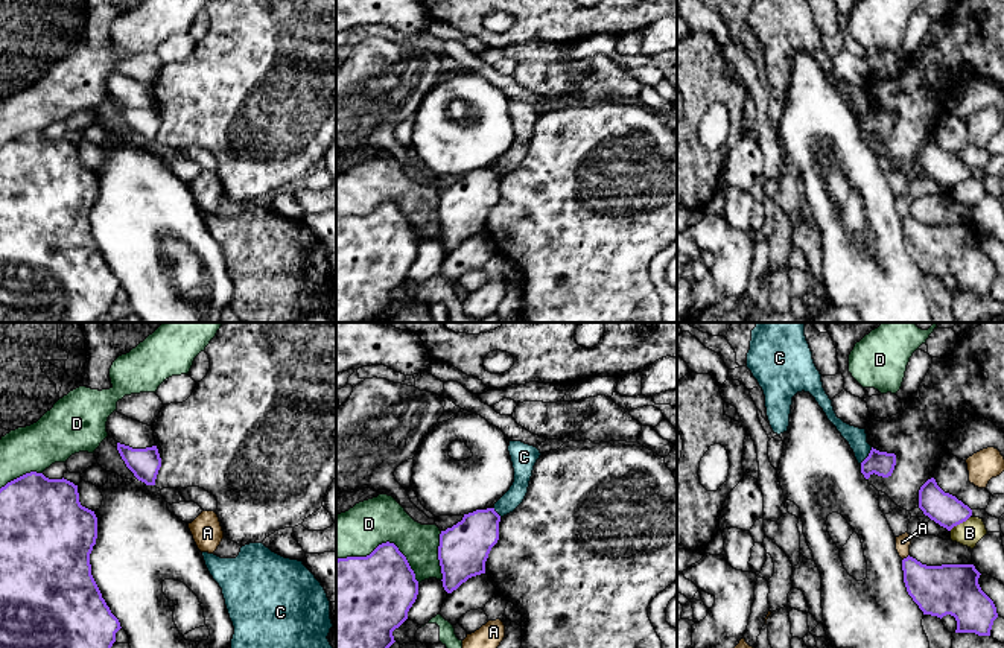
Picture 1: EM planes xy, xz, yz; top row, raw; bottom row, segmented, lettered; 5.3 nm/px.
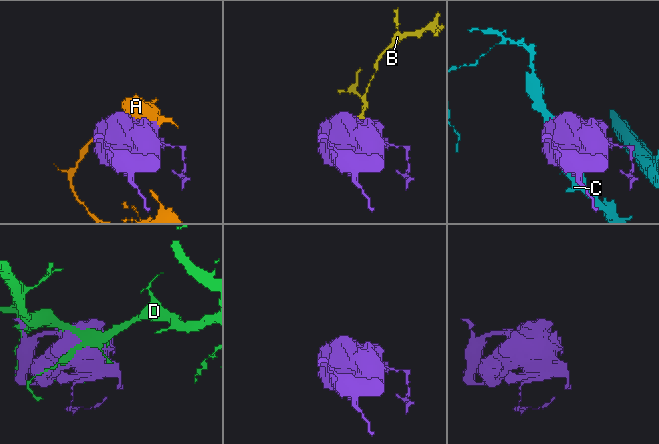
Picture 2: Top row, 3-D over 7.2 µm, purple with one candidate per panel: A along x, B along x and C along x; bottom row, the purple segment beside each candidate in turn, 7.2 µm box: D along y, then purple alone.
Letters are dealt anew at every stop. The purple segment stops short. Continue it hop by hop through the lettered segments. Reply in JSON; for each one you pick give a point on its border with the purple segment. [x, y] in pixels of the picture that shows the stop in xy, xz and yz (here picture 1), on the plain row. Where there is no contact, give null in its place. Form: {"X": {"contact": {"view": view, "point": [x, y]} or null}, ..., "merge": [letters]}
{"merge": []}

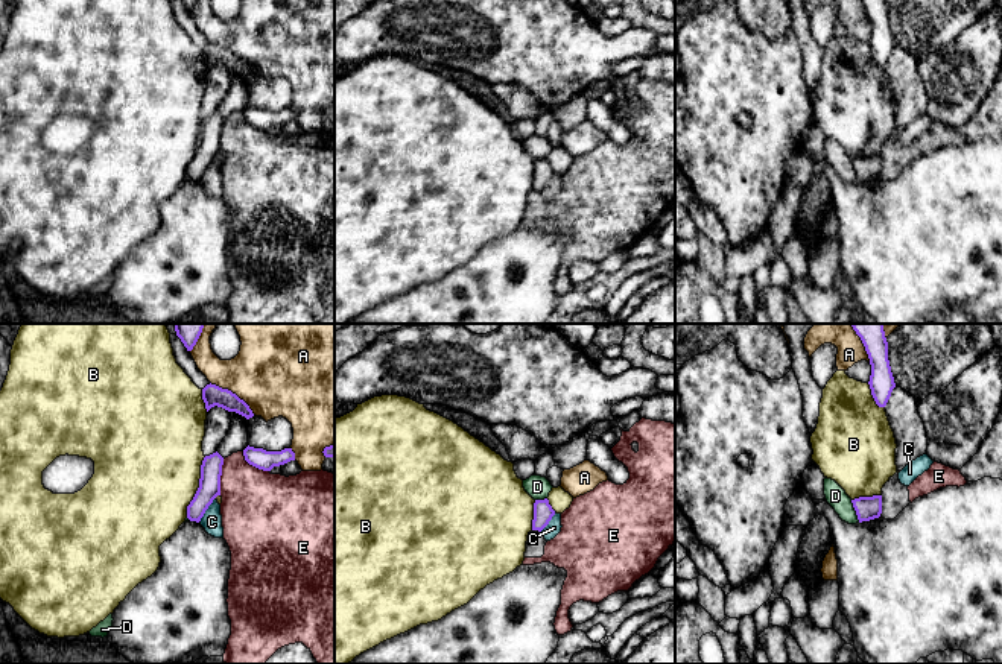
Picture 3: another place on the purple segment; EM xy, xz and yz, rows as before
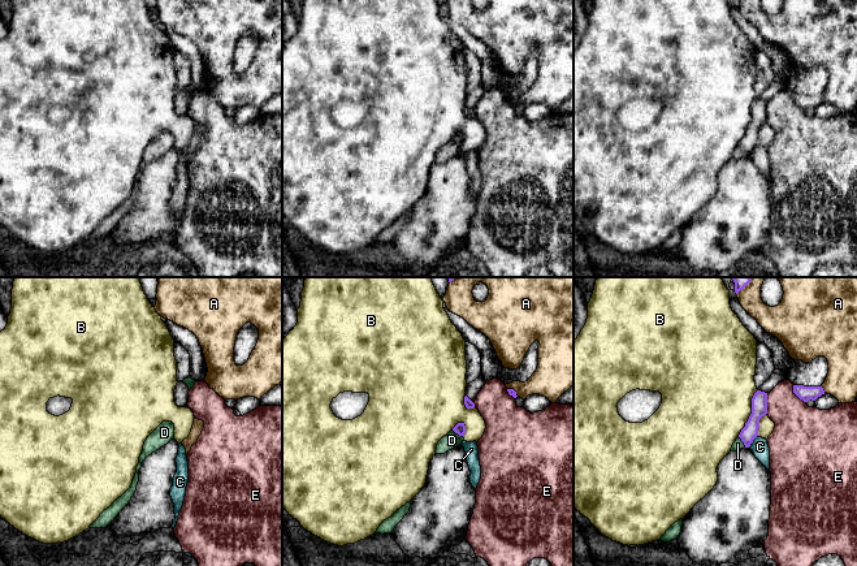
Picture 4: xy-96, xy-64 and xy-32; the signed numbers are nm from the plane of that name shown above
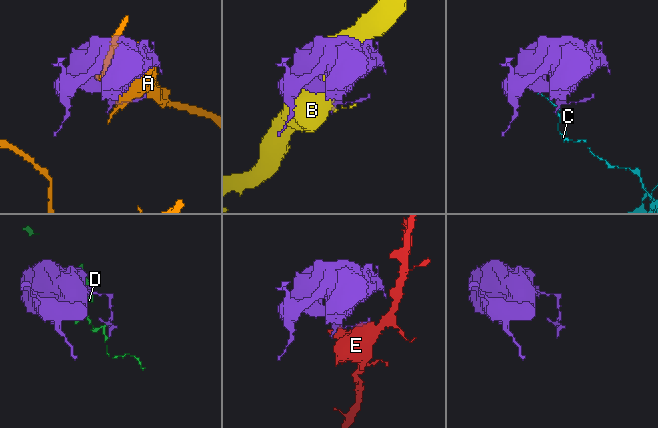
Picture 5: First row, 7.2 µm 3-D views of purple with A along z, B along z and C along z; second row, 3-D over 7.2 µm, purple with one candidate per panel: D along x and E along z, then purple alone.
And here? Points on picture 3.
{"merge": []}

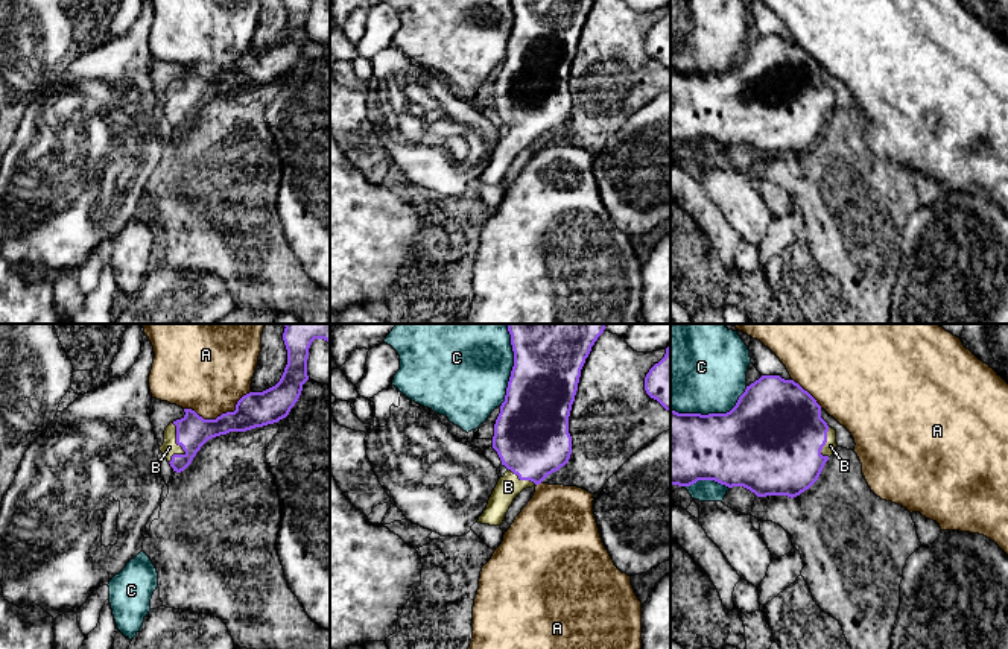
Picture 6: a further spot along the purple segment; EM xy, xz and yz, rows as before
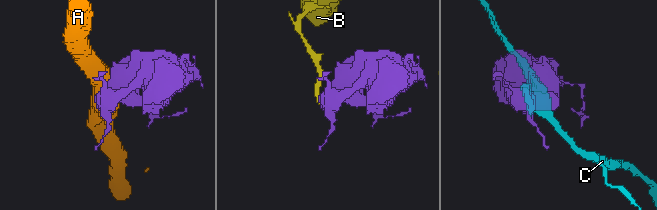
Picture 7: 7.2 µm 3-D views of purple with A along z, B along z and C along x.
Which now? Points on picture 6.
{"B": {"contact": {"view": "xy", "point": [181, 105]}}, "merge": ["B"]}

